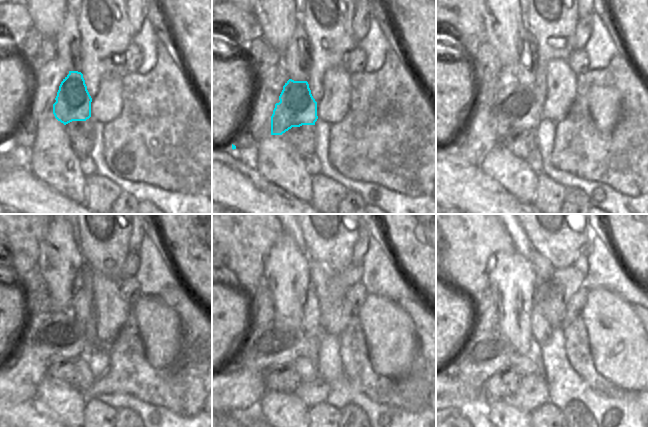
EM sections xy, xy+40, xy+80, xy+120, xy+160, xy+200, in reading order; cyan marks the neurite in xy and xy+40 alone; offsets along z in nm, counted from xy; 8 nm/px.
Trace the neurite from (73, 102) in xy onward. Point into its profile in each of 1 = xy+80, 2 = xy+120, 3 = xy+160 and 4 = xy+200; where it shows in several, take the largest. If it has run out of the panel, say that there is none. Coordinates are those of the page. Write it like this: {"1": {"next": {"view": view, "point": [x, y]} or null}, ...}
{"1": {"next": {"view": "xy+80", "point": [519, 112]}}, "2": {"next": {"view": "xy+120", "point": [68, 340]}}, "3": {"next": {"view": "xy+160", "point": [279, 346]}}, "4": {"next": {"view": "xy+200", "point": [497, 350]}}}

